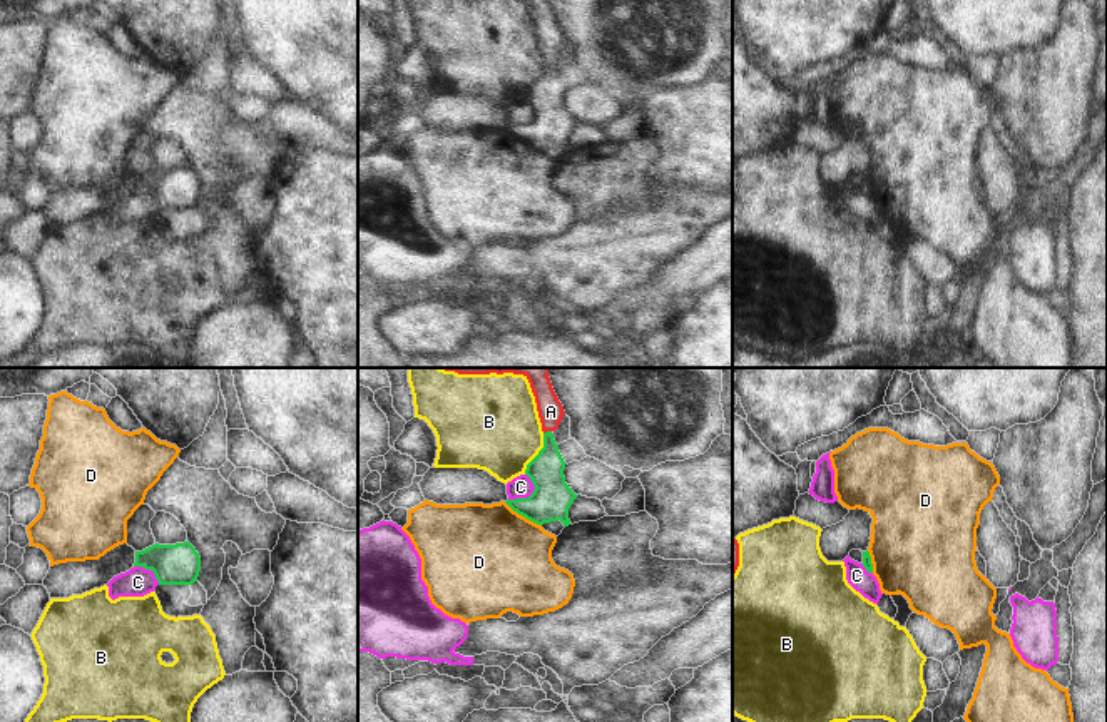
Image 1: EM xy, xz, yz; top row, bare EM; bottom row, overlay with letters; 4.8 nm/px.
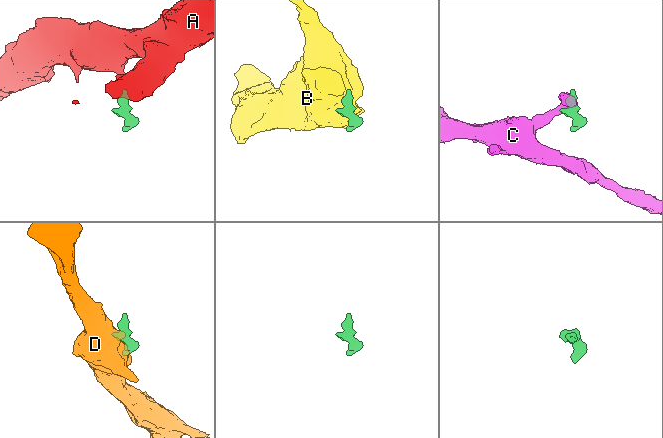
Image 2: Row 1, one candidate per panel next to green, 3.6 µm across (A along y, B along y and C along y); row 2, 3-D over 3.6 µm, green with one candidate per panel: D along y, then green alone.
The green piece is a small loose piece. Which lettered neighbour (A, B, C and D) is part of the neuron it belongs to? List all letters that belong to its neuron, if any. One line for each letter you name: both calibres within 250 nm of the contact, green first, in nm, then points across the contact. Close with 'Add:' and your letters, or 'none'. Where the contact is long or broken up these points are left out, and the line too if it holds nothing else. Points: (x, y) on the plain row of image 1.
A: 170/130 nm | across xz (545, 96), (547, 57), (550, 37)
Add: A

